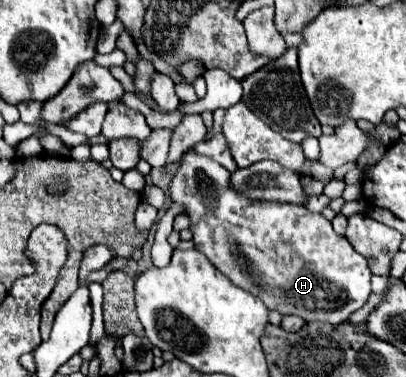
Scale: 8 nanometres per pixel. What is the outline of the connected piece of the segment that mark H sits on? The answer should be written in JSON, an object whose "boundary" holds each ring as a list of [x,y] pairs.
{"boundary":[[[189,149],[181,161],[175,177],[169,185],[169,197],[173,203],[183,207],[189,217],[195,249],[201,251],[213,267],[227,275],[237,287],[259,297],[269,311],[279,311],[281,315],[297,315],[309,321],[325,321],[329,325],[339,325],[347,317],[361,309],[371,295],[371,269],[367,259],[359,255],[351,243],[337,235],[321,213],[311,213],[303,205],[293,203],[271,203],[253,201],[231,187],[231,173],[215,163],[213,159]]]}

